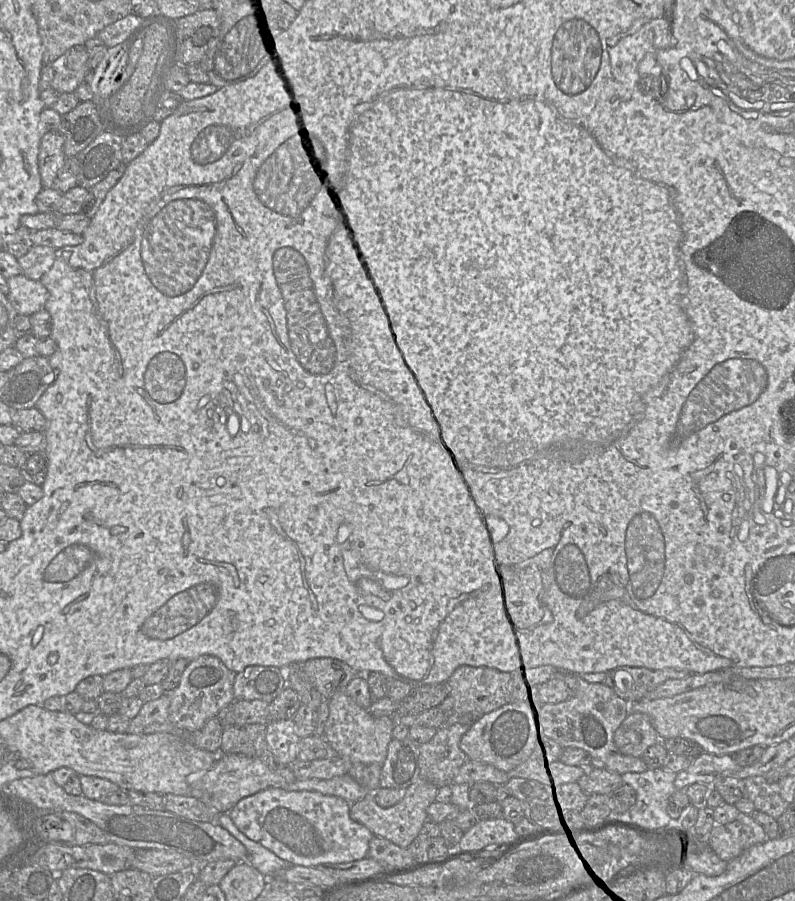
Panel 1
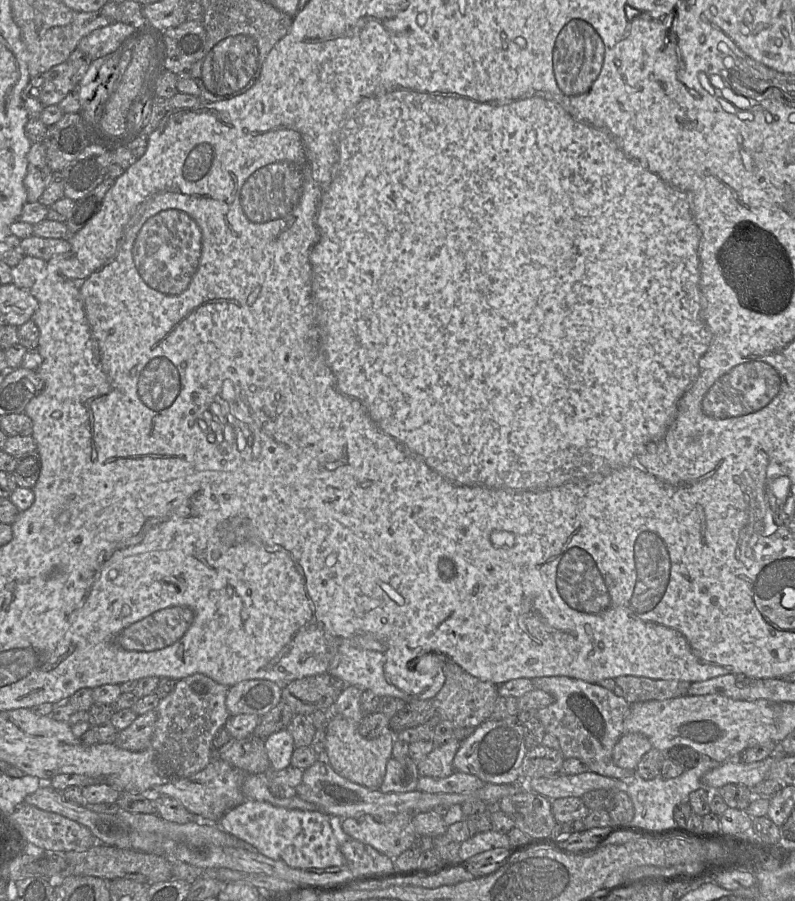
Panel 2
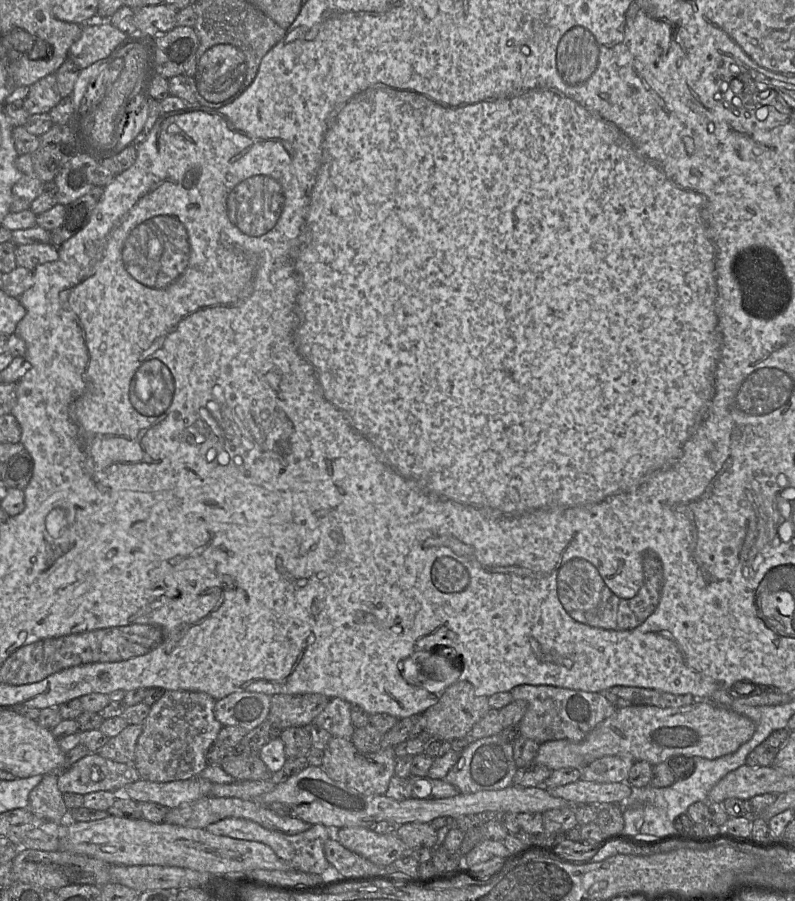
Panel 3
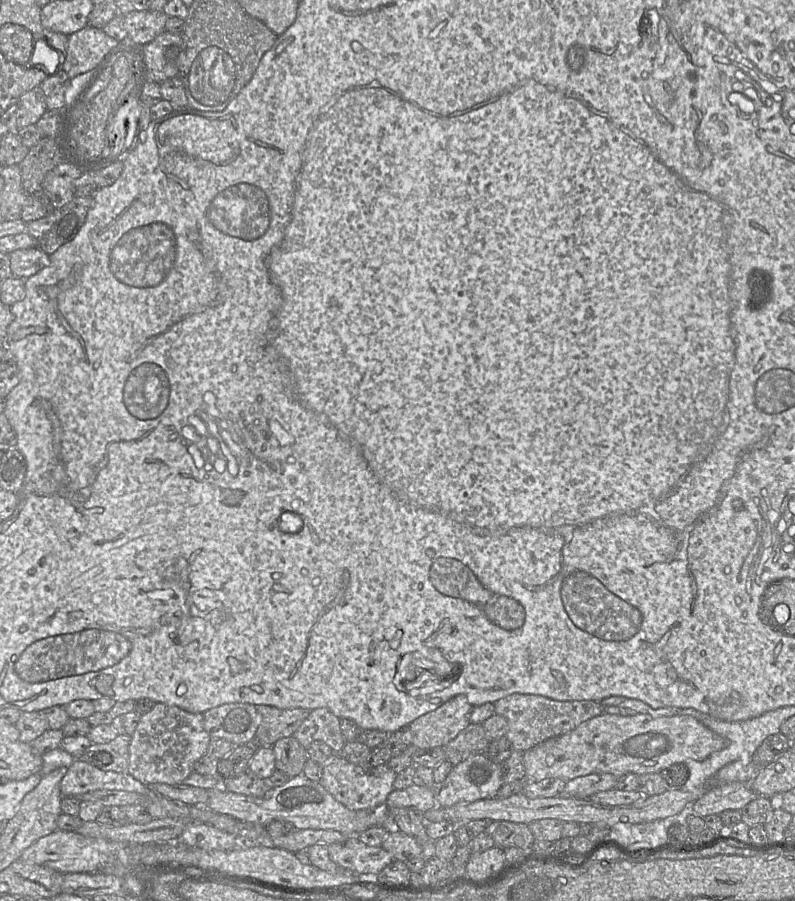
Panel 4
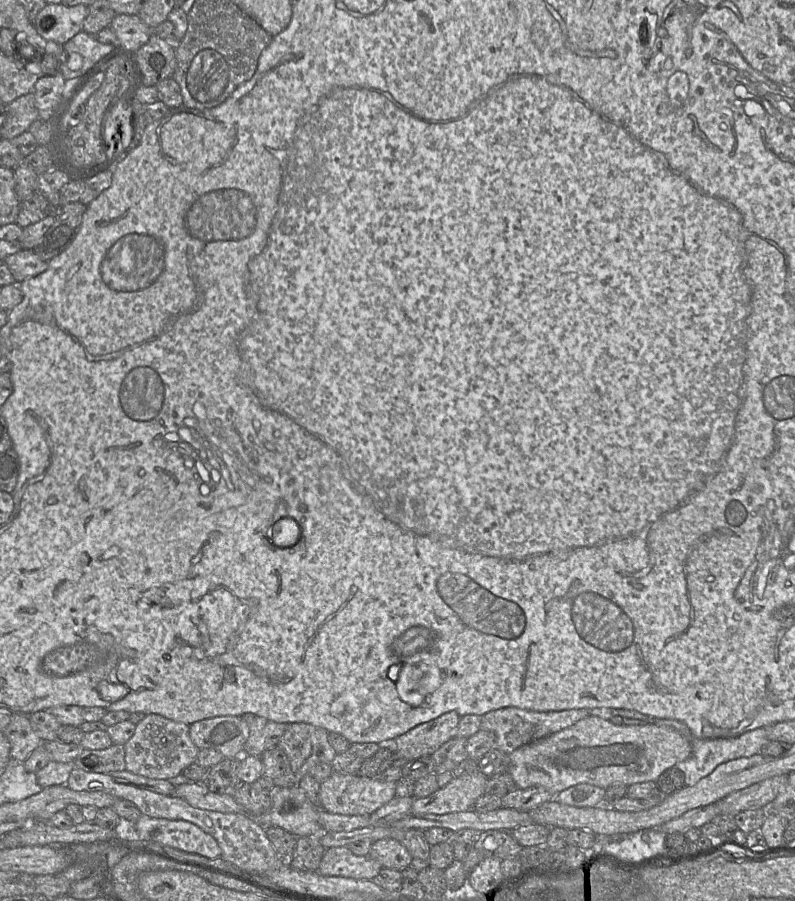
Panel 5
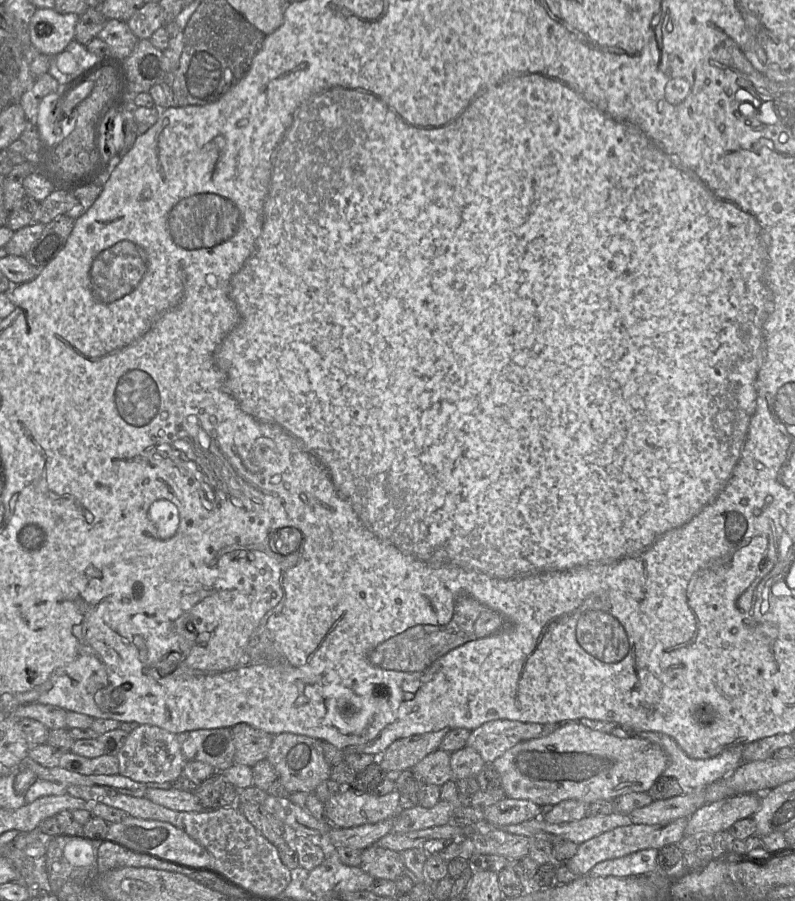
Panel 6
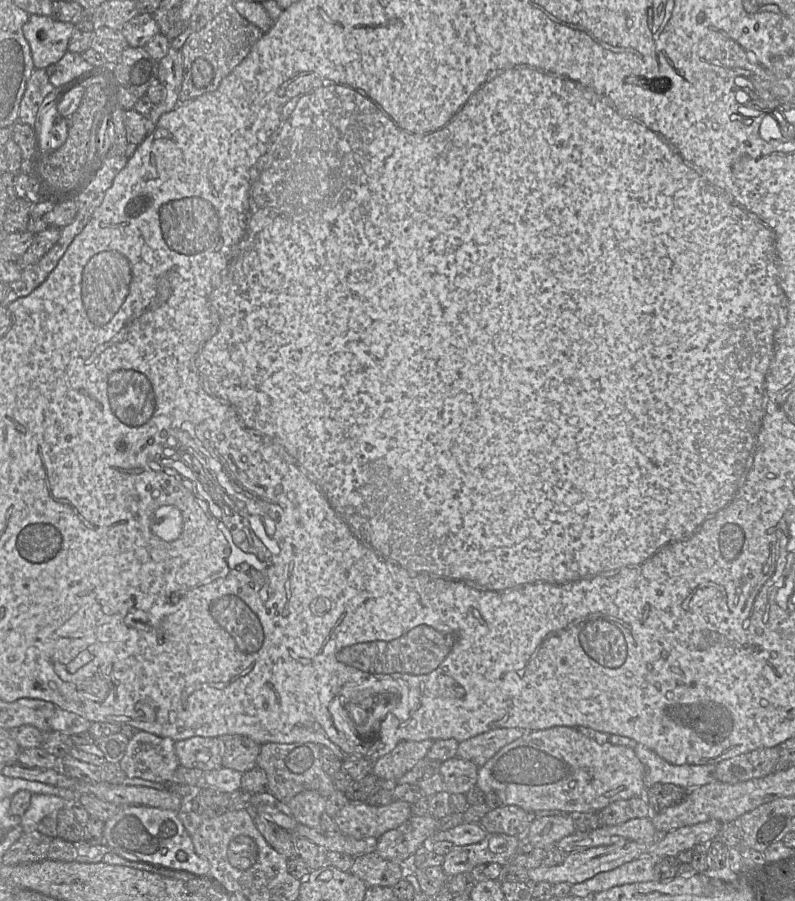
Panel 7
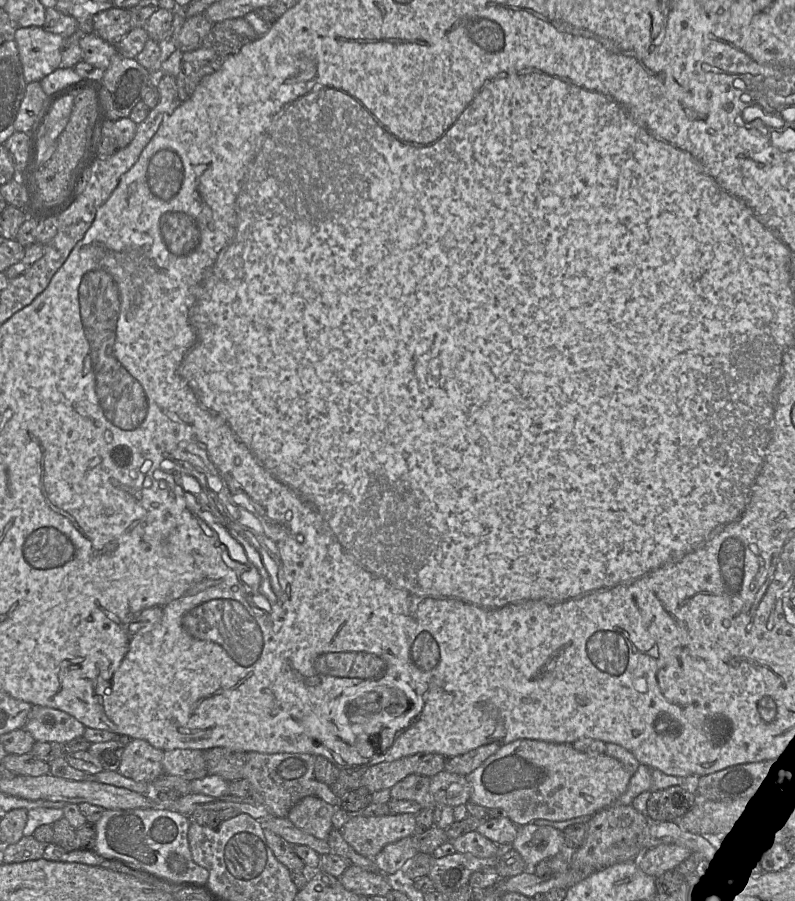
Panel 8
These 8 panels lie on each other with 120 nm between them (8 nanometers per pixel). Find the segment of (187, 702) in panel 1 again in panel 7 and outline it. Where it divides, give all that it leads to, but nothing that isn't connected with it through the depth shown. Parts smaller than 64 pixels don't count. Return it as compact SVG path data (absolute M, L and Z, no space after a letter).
M140 730L129 740L120 767L128 778L167 784L180 766L175 743L169 737Z

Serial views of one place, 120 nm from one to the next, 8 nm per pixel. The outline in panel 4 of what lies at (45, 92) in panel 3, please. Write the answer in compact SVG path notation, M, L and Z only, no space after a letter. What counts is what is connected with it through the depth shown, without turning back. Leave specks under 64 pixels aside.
M40 86L25 92L18 99L16 112L6 122L9 132L18 132L20 129L36 124L46 112L44 92Z

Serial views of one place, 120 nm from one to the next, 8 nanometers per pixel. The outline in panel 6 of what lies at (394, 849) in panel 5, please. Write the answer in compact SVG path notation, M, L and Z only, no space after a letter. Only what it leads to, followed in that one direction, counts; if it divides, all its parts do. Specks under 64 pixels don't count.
M373 845L362 851L360 868L374 879L396 882L405 872L405 863L399 852Z

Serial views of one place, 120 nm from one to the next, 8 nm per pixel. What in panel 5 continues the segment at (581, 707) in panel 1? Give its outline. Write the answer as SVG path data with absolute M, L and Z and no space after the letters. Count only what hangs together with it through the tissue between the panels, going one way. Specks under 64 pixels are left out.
M506 707L490 711L483 715L480 729L493 732L496 736L495 747L509 755L523 745L570 727L577 721L588 717L589 713L590 710L588 709L538 712L517 707Z

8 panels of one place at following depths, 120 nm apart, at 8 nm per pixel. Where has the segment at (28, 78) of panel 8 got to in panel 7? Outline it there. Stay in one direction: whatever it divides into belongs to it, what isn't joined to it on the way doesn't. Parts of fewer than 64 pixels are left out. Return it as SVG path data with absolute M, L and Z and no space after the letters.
M31 15L23 26L23 35L27 40L35 69L47 69L57 63L68 51L68 42L75 25L69 22L61 22L51 16Z

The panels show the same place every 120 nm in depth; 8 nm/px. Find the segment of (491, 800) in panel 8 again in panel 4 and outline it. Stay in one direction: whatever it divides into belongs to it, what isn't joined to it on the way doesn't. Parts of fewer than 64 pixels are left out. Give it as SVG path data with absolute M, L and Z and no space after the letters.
M601 714L584 721L575 729L548 739L524 752L525 779L535 783L546 778L570 781L592 773L610 773L617 778L636 773L656 773L687 759L702 761L726 748L727 738L720 736L690 715L653 717Z

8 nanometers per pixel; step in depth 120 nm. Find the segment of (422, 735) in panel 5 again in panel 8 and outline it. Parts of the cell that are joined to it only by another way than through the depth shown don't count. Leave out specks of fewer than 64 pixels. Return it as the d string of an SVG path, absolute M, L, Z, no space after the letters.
M414 754L370 766L363 773L361 786L366 787L371 793L391 789L396 783L414 773L421 756Z

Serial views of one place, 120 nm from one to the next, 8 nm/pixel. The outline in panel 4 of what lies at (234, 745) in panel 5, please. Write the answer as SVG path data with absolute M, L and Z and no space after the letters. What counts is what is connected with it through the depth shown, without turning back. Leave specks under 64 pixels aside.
M229 703L203 713L204 728L212 739L225 739L235 746L253 741L259 725L256 706Z

